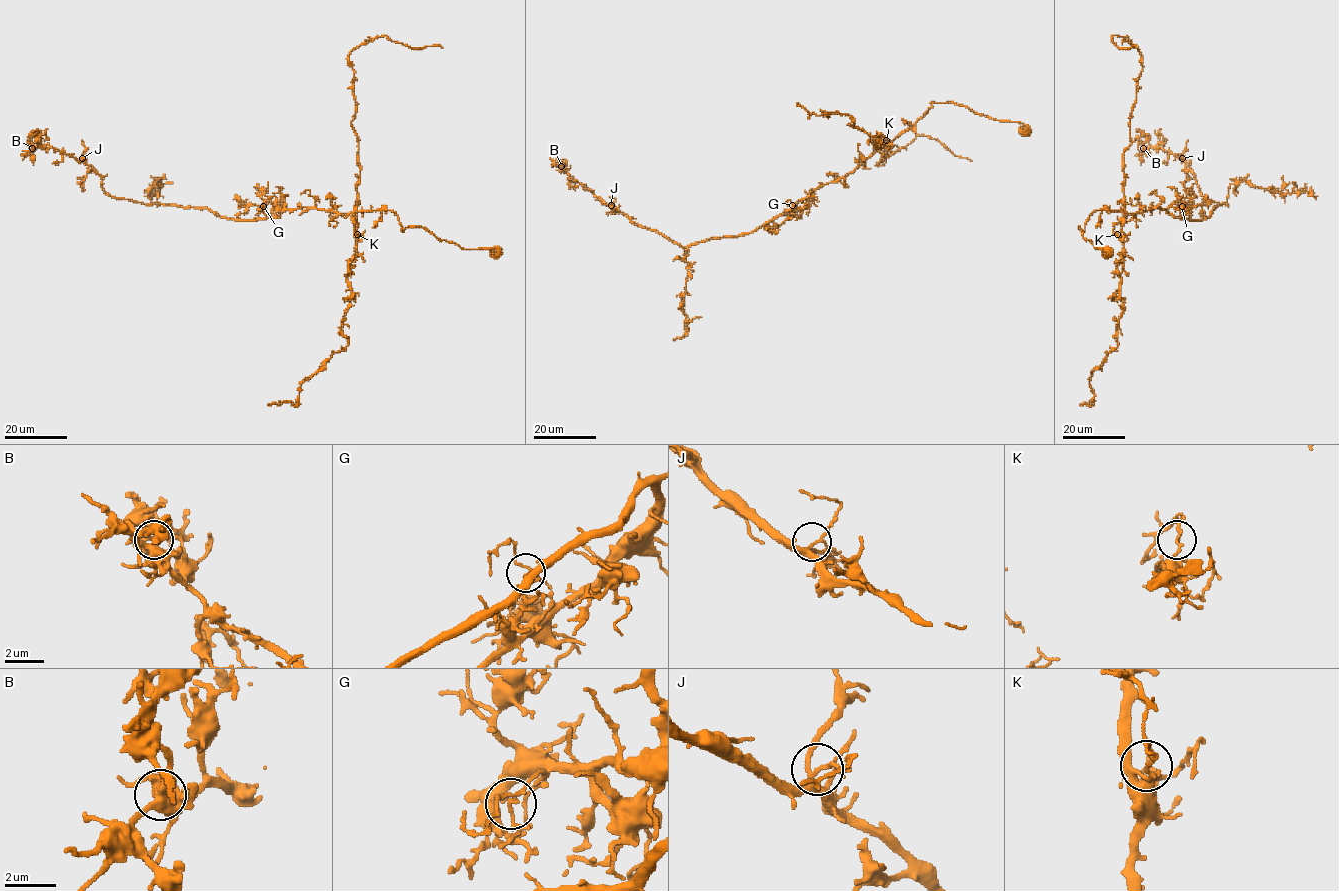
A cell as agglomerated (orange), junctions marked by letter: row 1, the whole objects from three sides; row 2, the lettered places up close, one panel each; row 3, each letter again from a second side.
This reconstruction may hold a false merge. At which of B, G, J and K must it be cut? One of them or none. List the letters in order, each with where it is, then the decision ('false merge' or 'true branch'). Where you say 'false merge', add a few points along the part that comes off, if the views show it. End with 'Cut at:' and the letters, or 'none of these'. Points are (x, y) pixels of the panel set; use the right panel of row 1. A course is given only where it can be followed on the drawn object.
B: place (1143, 148); true branch
G: place (1182, 206); true branch
J: place (1182, 158); true branch
K: place (1117, 234); false merge; course (1117, 235), (1125, 215), (1123, 151), (1131, 143), (1142, 63), (1136, 47), (1111, 38), (1121, 49), (1138, 48)
Cut at: K

